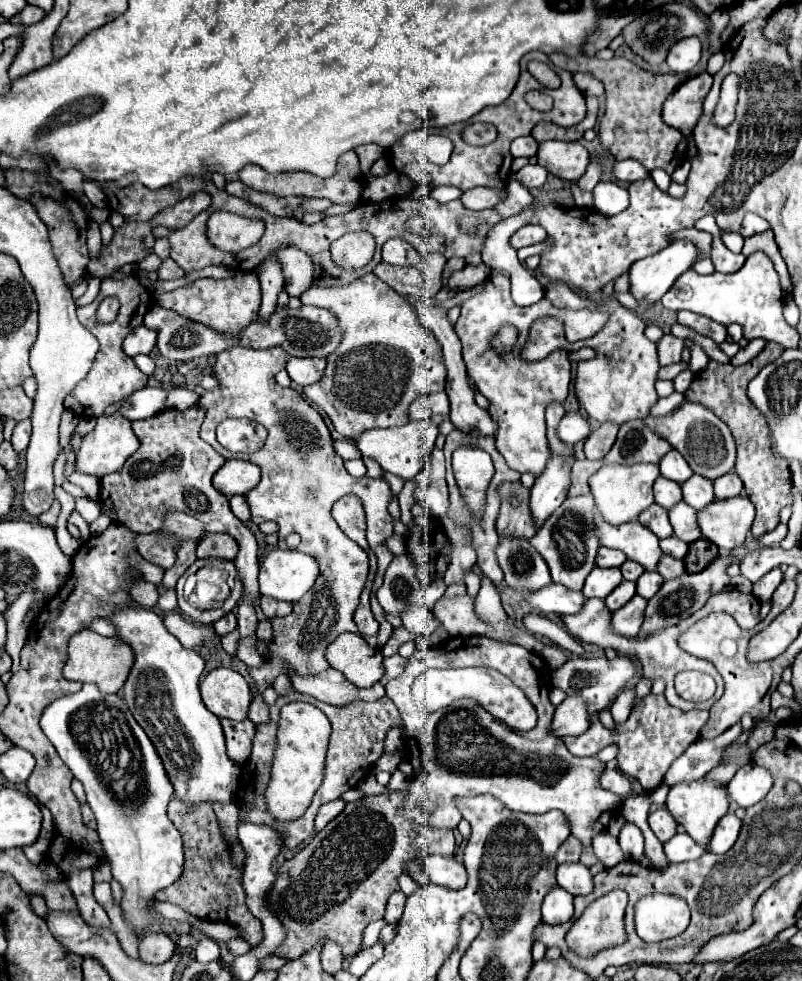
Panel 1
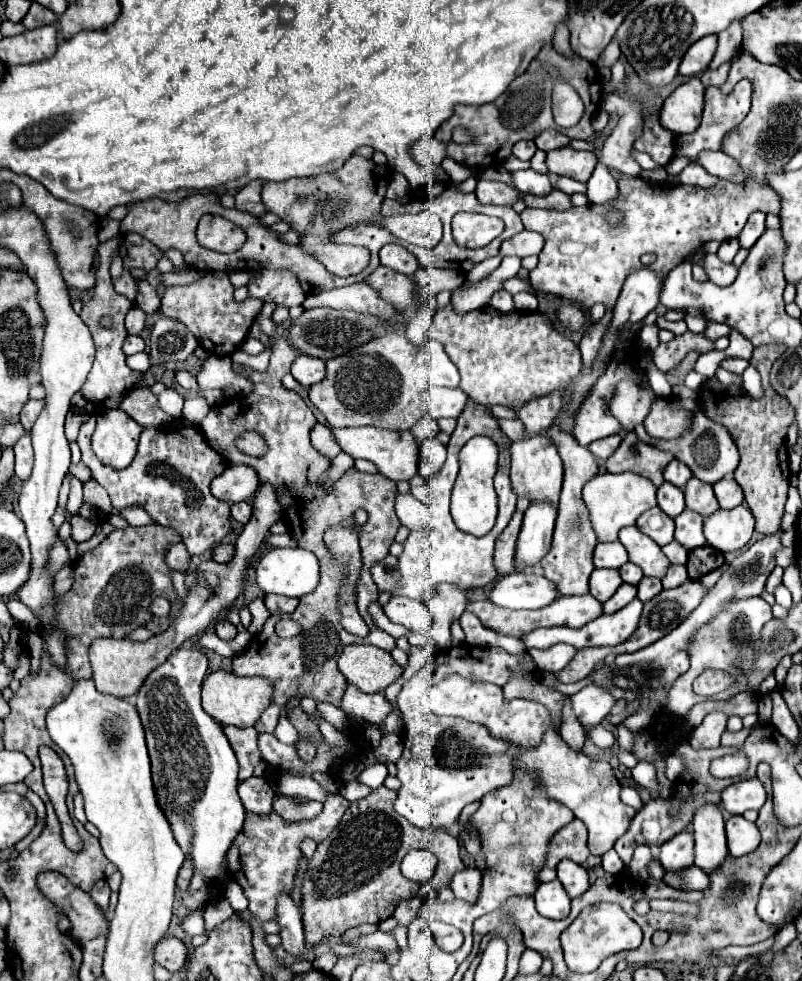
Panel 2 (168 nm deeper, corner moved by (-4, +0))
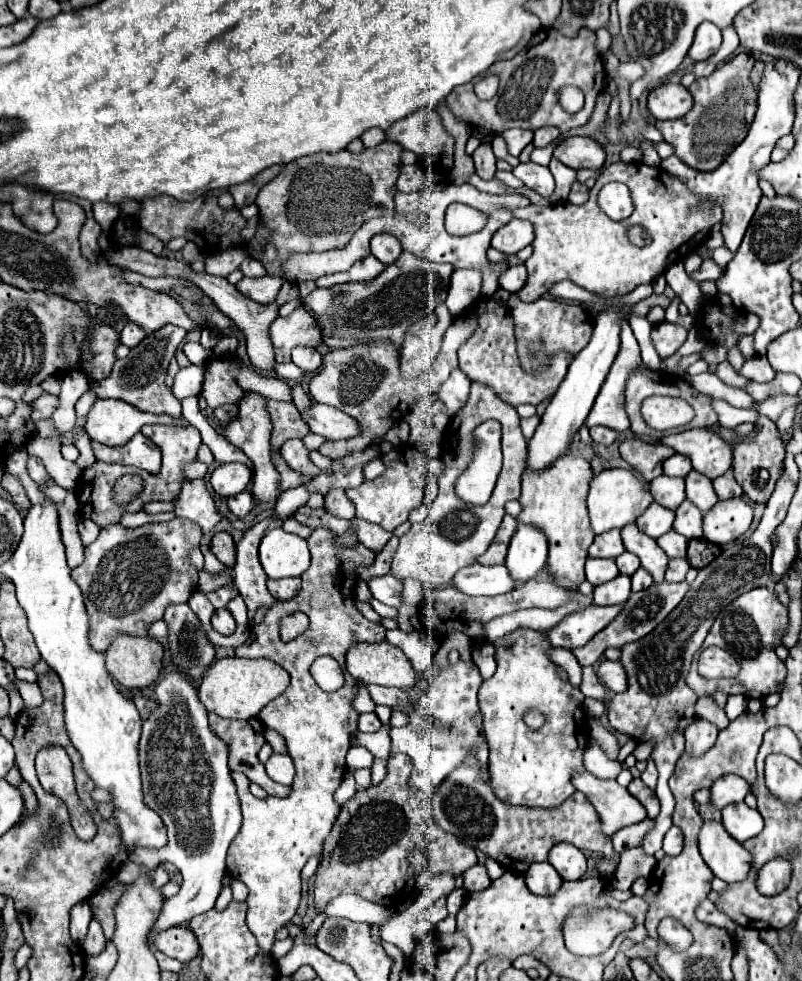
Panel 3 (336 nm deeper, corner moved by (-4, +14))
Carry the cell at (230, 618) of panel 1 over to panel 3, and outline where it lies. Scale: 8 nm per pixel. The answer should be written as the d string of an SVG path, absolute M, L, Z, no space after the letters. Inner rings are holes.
M220 608L214 612L212 616L212 628L222 634L222 636L230 636L236 630L236 622L232 618L232 614L226 608Z

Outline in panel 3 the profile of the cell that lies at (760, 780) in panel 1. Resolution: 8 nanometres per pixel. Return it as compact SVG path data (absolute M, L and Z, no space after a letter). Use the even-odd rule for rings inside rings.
M720 776L710 786L710 806L722 810L728 804L742 802L744 796L750 792L750 786L744 778L738 776Z

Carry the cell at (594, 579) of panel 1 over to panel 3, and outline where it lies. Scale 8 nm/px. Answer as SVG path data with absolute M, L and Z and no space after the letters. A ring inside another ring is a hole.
M588 558L586 560L586 580L592 584L592 586L600 586L604 582L610 582L618 576L618 568L616 568L616 562L614 560L602 560L602 558Z

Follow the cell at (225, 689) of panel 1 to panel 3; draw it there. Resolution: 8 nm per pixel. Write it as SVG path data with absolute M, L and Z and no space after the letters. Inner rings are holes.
M222 658L216 660L206 672L198 698L206 706L206 710L222 716L222 718L238 718L248 720L254 718L268 702L278 698L290 684L290 674L270 660L248 660L248 658Z

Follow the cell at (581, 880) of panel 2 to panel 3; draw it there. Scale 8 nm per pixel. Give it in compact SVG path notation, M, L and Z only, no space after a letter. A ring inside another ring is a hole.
M556 844L548 852L548 862L564 880L578 880L586 872L586 856L572 844Z

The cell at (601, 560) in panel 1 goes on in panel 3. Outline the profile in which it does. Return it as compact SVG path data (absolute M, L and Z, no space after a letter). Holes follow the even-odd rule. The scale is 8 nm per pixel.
M608 530L594 538L588 554L592 558L618 558L624 552L624 544L620 538L620 530Z

